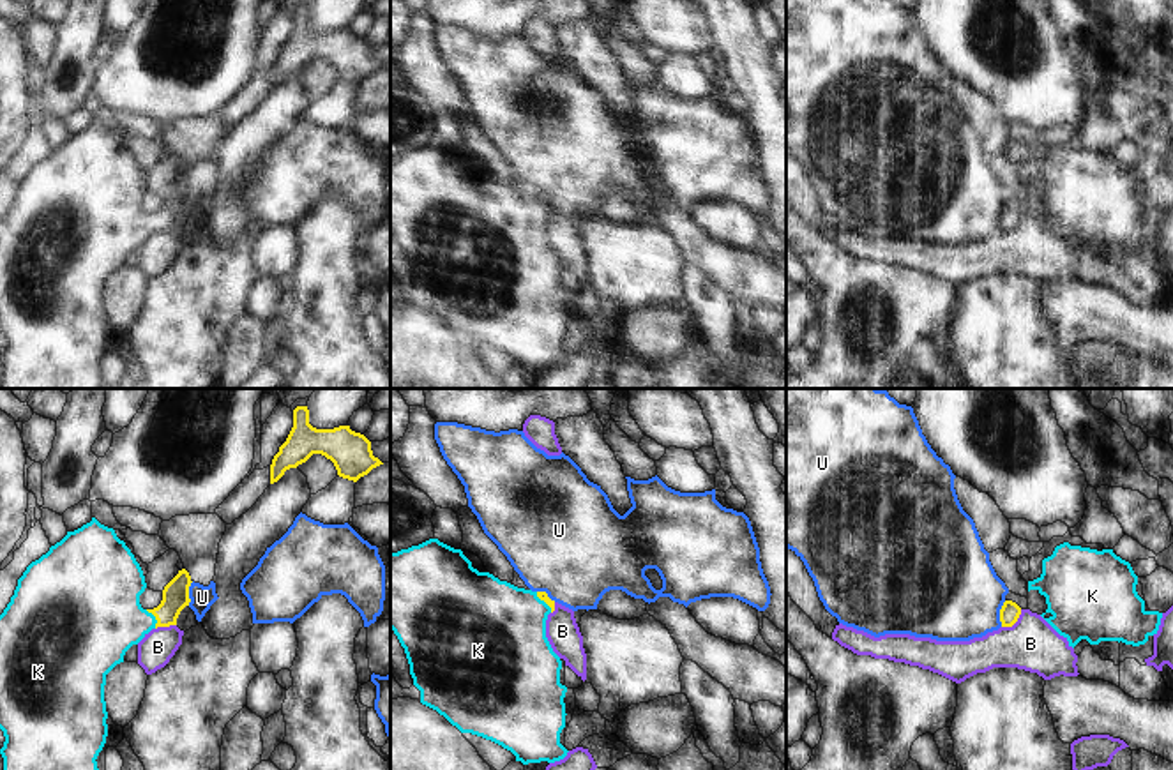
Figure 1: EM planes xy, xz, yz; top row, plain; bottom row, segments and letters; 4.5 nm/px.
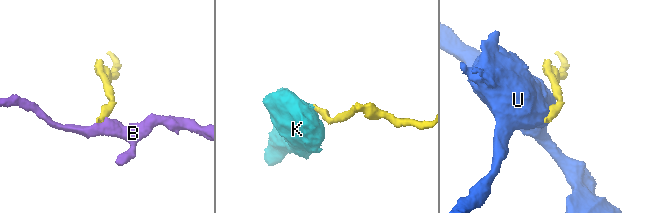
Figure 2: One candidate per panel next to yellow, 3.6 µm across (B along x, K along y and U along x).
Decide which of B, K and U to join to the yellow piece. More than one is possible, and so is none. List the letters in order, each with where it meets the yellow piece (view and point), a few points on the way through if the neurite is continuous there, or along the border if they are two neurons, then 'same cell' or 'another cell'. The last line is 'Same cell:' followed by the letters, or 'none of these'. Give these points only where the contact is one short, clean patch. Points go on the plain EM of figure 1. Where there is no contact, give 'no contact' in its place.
B: yz (1014, 226) | along yz (1021, 214), (1011, 230), (1002, 232) | another cell
K: xy (156, 223) | across xy (175, 200), (156, 223), (101, 221) | same cell
U: yz (1000, 218) | along yz (1006, 205), (1000, 214), (1000, 230) | another cell
Same cell: K

